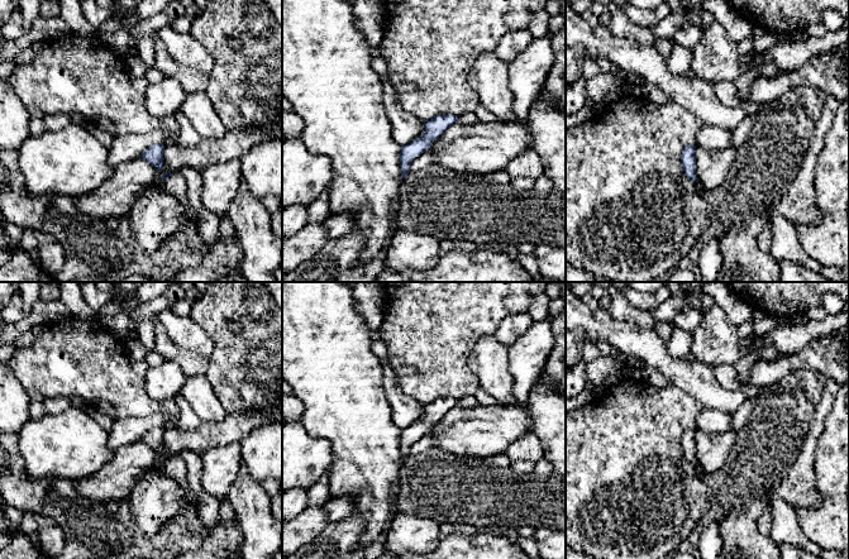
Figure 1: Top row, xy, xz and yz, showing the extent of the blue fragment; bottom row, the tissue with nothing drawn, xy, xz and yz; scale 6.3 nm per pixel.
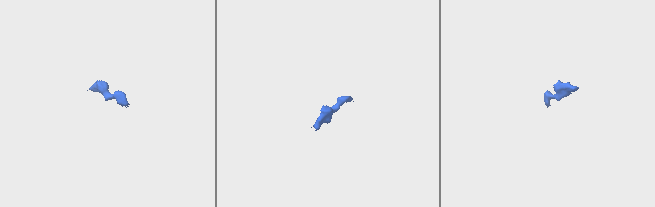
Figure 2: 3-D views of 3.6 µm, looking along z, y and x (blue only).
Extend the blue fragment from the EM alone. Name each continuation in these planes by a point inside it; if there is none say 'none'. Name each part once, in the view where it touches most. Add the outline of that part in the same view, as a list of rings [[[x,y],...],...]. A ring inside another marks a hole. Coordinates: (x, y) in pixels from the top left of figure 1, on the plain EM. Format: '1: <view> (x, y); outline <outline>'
1: xy (176, 468); outline [[[176,455],[166,464],[162,464],[163,472],[172,477],[186,492],[192,507],[197,505],[197,497],[187,482],[187,468],[181,455]]]

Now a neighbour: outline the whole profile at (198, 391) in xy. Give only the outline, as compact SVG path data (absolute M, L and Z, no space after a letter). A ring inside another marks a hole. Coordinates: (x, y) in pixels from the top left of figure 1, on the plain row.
M205 374L187 377L181 388L181 393L201 422L218 422L224 420L226 411L220 405Z

